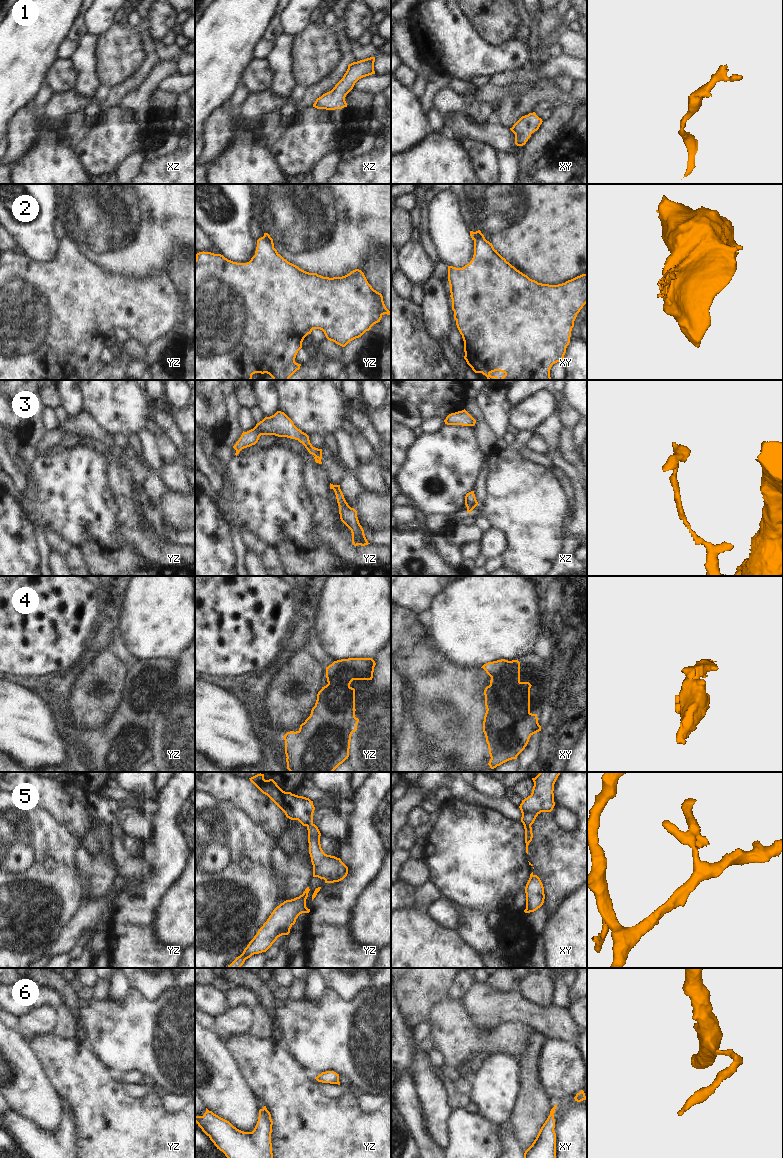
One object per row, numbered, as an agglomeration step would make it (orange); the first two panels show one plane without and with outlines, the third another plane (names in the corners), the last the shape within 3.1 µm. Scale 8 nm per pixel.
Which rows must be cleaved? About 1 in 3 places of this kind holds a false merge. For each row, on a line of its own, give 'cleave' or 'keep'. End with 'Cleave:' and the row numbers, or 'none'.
1: keep
2: cleave
3: keep
4: cleave
5: keep
6: keep
Cleave: 2, 4

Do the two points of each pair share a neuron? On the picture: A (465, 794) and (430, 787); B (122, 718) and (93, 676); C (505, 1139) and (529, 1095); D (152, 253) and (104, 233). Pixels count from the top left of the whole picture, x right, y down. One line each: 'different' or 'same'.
A: same
B: different
C: different
D: same

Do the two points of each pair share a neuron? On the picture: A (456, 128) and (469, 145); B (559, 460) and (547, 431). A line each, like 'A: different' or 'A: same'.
A: different
B: same

